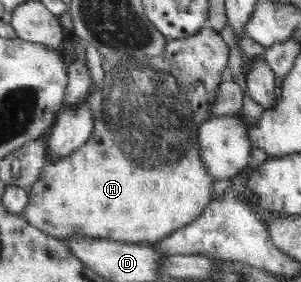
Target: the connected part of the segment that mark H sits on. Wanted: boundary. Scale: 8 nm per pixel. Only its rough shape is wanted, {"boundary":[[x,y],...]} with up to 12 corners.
{"boundary":[[209,26],[112,66],[24,218],[154,244],[198,219],[228,44]]}

